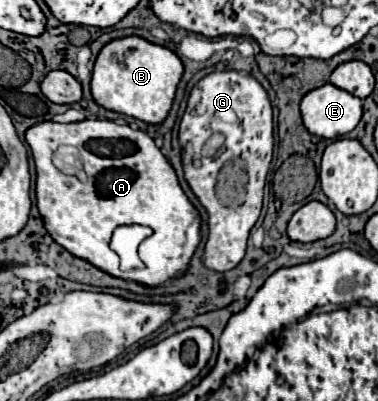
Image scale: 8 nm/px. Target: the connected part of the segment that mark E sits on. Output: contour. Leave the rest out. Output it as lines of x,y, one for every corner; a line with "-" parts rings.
332,83
310,91
300,109
306,129
322,139
340,139
356,129
362,119
362,99

